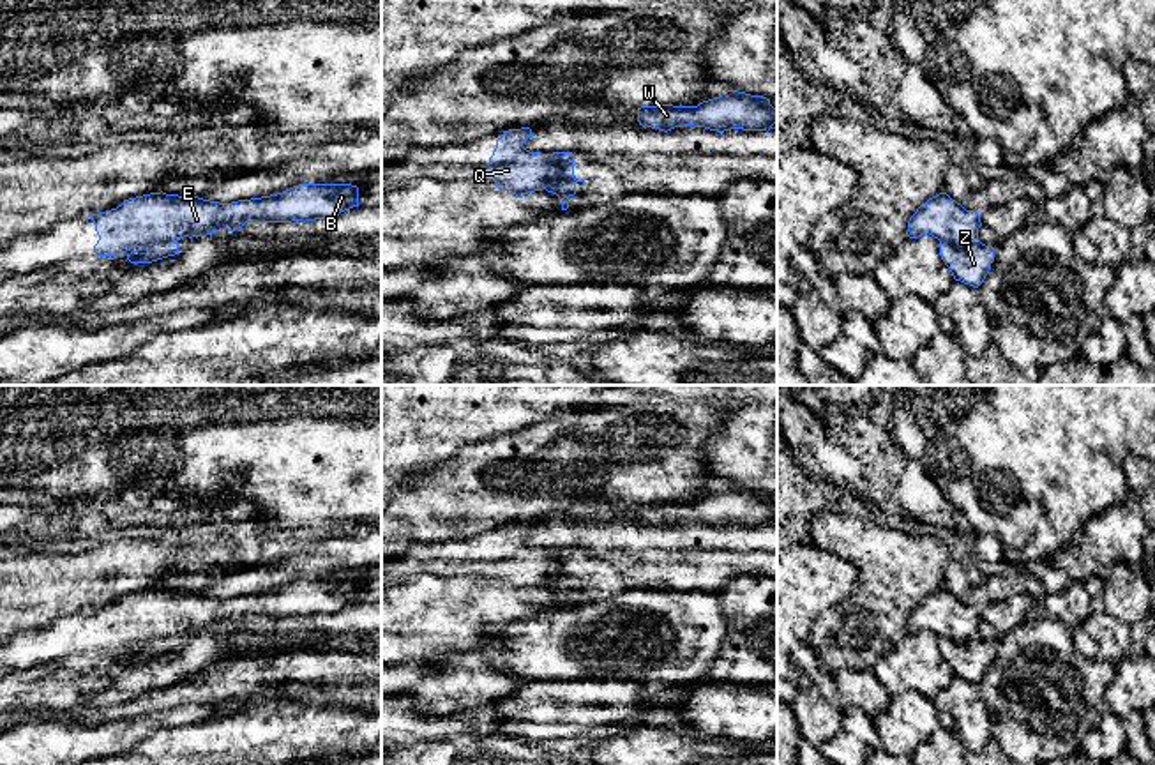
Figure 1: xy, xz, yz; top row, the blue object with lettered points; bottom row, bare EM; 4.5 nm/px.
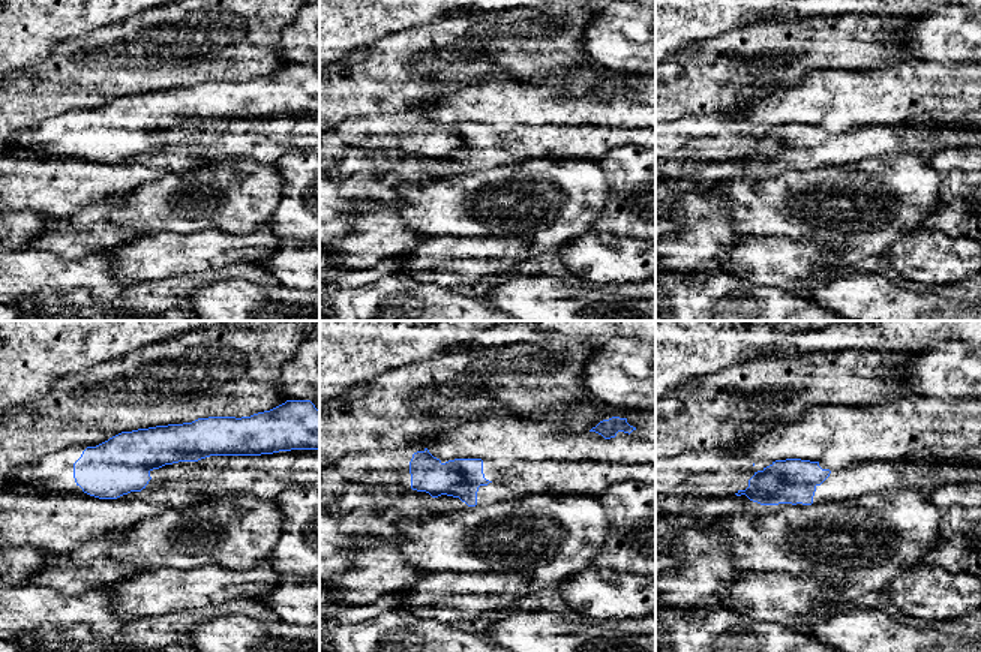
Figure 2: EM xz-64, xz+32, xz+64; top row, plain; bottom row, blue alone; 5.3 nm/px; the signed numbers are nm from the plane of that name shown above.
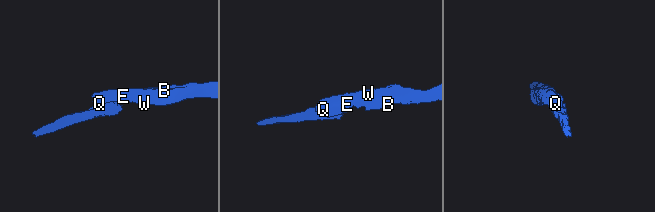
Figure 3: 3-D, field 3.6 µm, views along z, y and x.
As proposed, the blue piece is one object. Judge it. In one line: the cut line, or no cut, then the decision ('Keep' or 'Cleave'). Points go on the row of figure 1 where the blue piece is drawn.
Split along yz (977, 237), (965, 244), (940, 242). Cleave

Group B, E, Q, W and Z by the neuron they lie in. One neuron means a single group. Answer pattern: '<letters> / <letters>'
B E Q W / Z

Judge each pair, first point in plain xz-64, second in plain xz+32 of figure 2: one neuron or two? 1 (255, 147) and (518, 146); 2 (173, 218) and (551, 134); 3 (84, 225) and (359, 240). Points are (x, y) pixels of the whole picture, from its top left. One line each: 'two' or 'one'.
1: one
2: two
3: one

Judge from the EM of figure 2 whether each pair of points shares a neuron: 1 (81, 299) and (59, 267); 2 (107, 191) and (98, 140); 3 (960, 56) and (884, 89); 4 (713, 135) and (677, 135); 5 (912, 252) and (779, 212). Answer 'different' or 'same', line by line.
1: different
2: different
3: different
4: same
5: different

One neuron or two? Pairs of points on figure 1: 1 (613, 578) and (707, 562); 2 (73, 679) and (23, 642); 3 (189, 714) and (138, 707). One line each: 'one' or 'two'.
1: one
2: two
3: two

